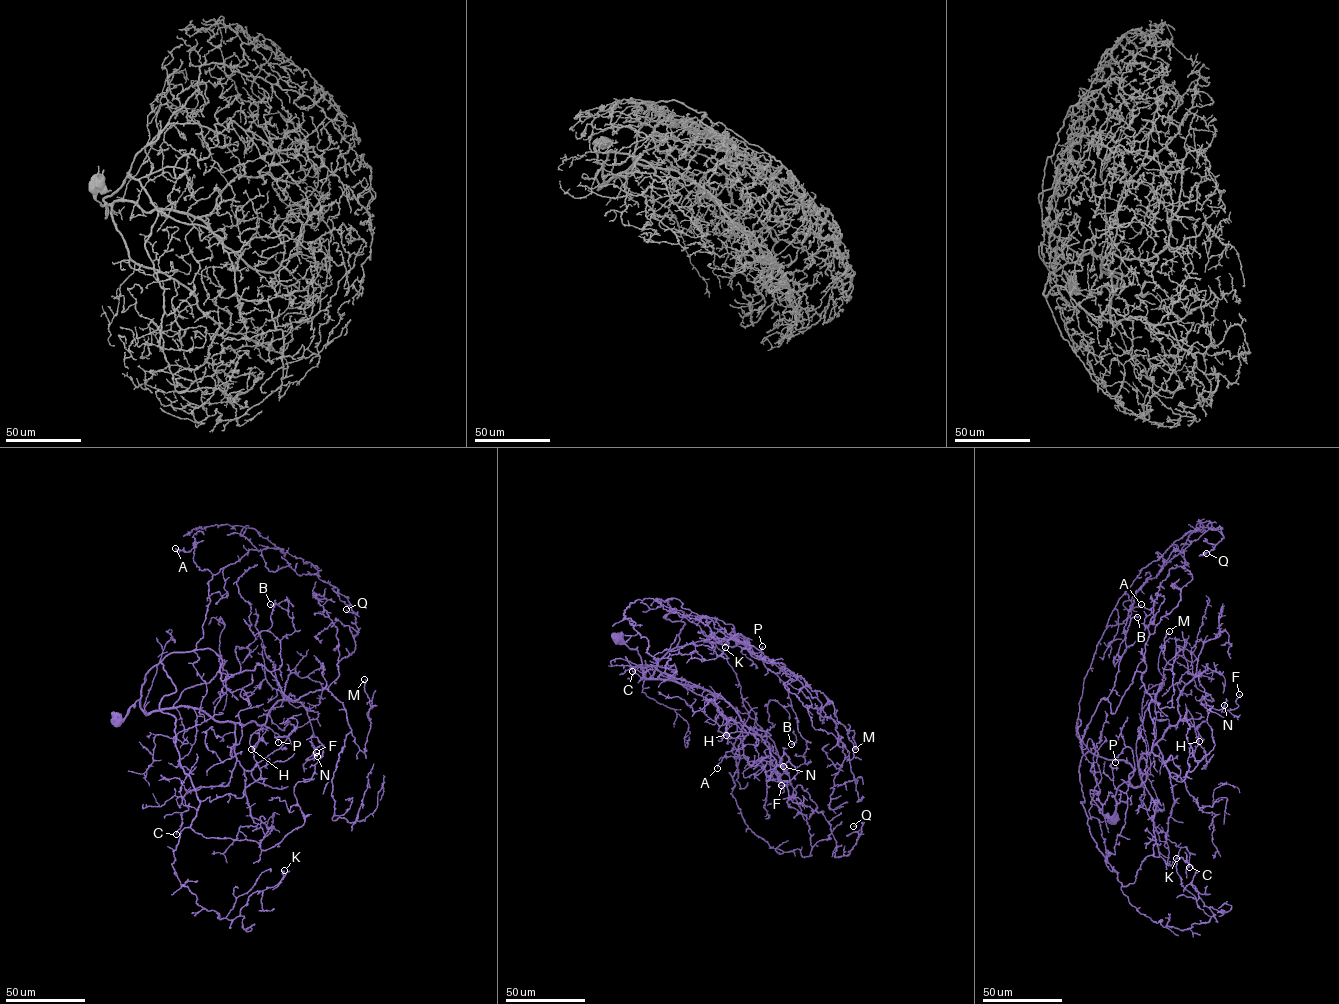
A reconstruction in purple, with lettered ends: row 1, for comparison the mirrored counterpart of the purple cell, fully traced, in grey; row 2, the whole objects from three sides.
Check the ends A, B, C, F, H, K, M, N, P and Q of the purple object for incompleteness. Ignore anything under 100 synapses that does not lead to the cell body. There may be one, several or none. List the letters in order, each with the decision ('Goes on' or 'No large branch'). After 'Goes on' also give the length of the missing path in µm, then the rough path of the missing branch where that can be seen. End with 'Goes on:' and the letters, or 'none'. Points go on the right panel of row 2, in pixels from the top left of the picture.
A: No large branch
B: No large branch
C: No large branch
F: No large branch
H: No large branch
K: No large branch
M: No large branch
N: No large branch
P: No large branch
Q: No large branch
Goes on: none

